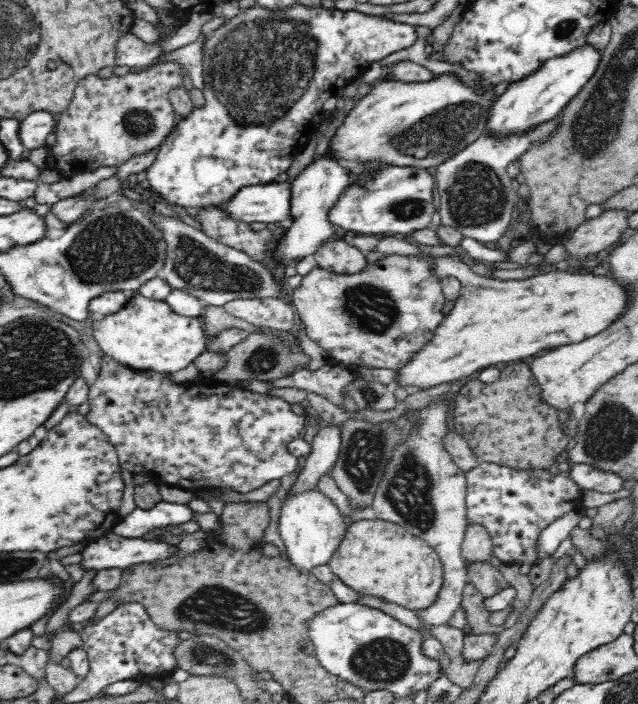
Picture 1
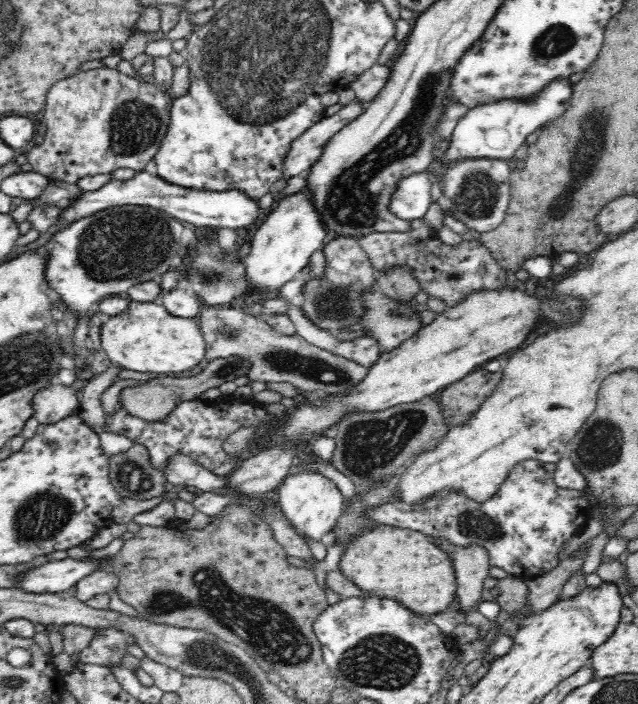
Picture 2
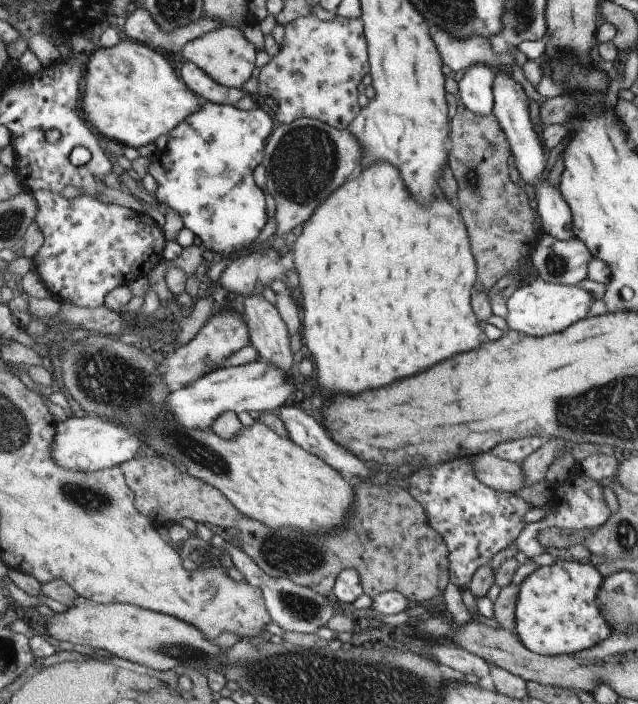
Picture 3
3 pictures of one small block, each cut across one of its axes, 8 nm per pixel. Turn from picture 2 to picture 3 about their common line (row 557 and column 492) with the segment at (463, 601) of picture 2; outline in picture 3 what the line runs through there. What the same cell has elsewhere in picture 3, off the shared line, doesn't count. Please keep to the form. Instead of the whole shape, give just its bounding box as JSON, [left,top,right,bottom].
[472,452,524,493]

